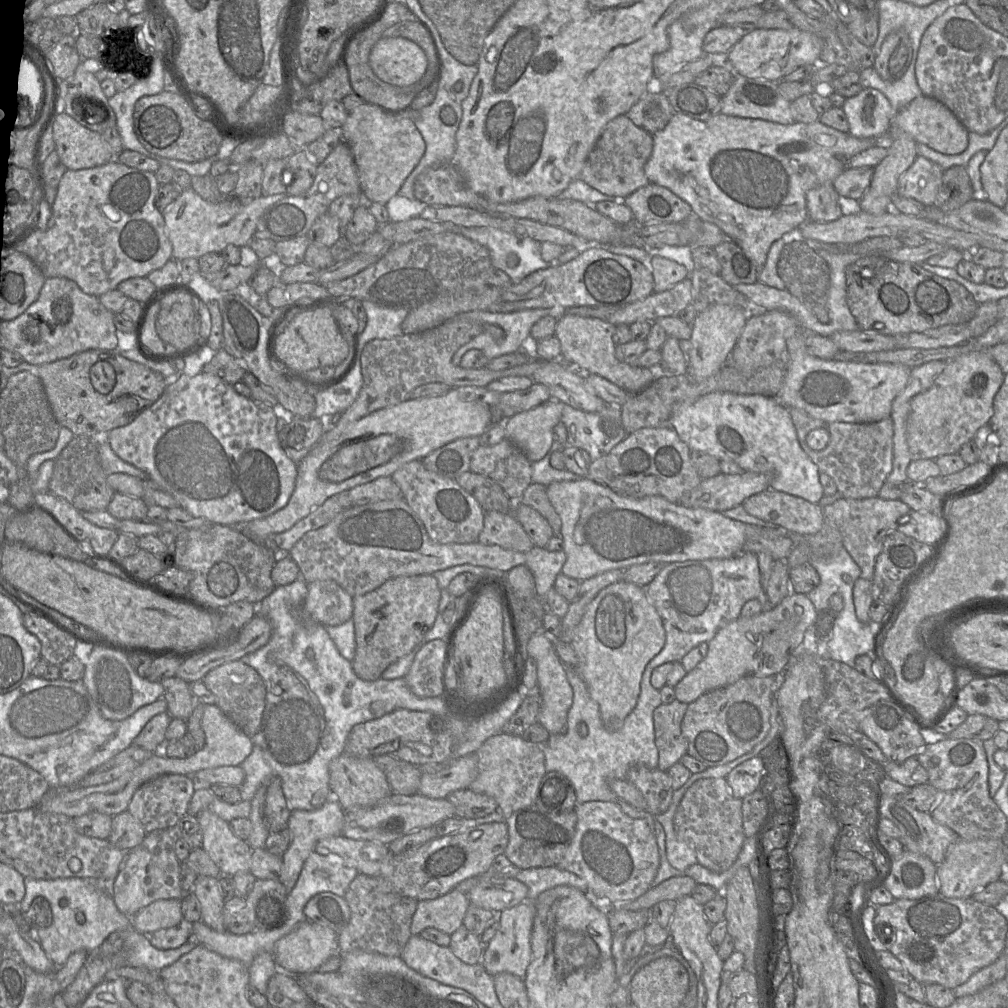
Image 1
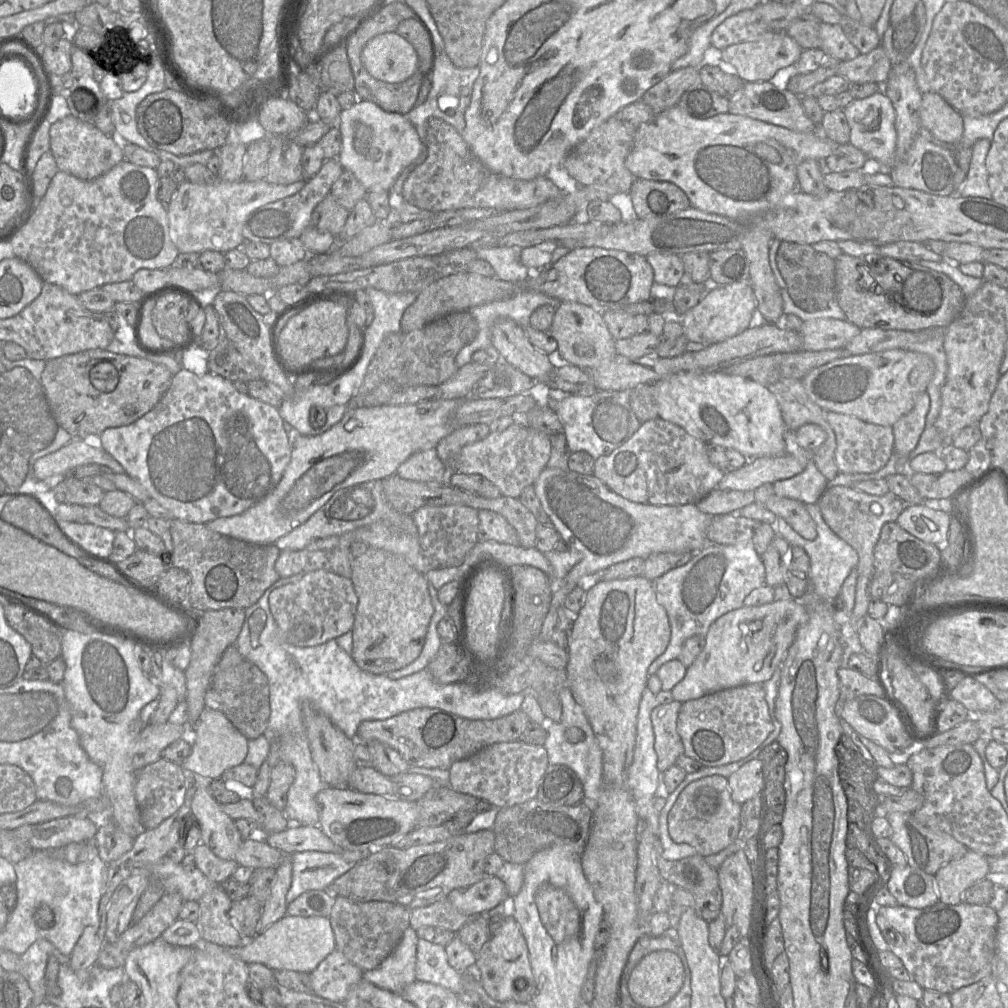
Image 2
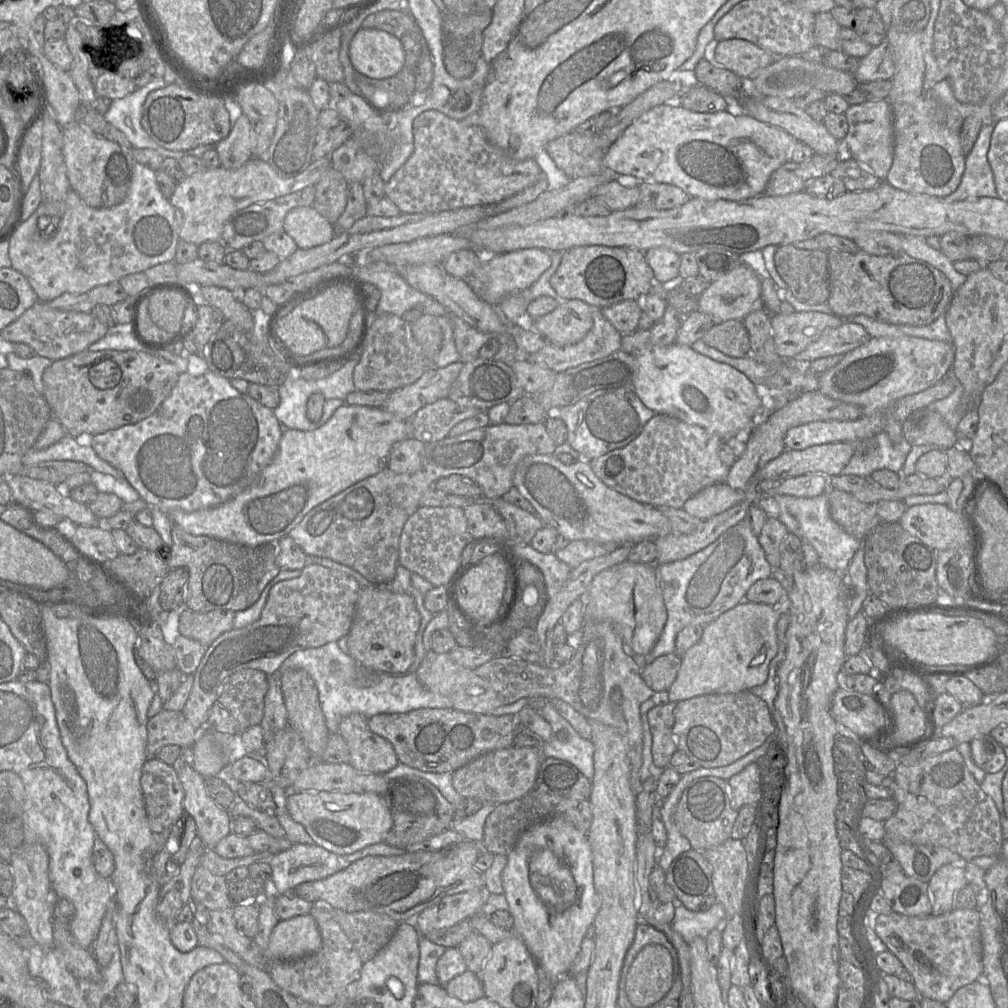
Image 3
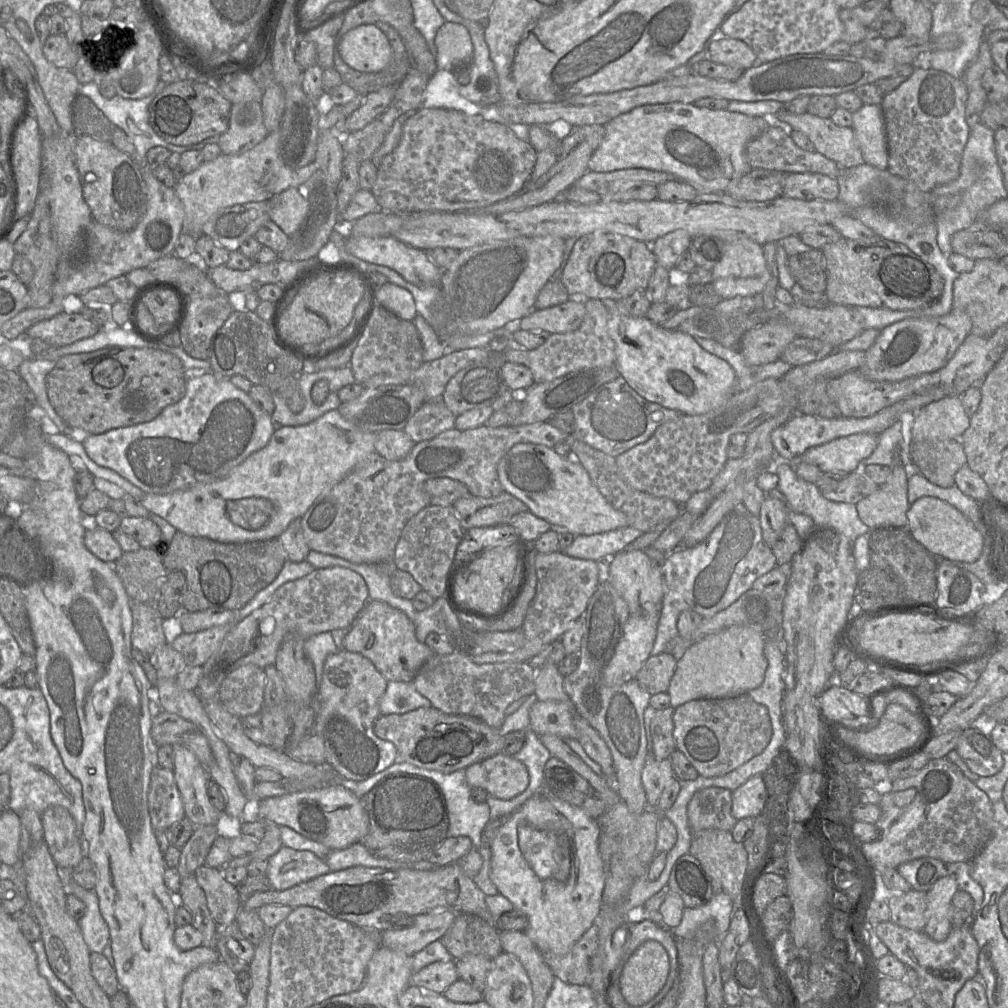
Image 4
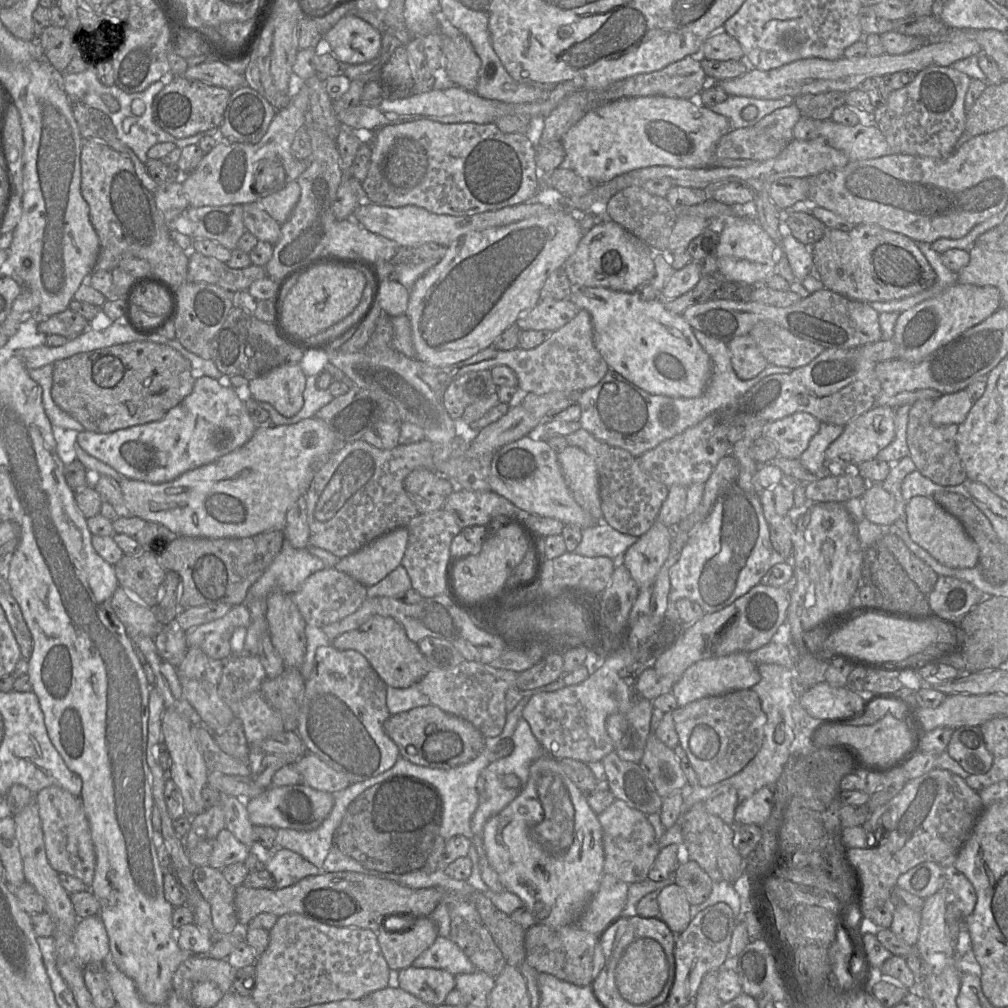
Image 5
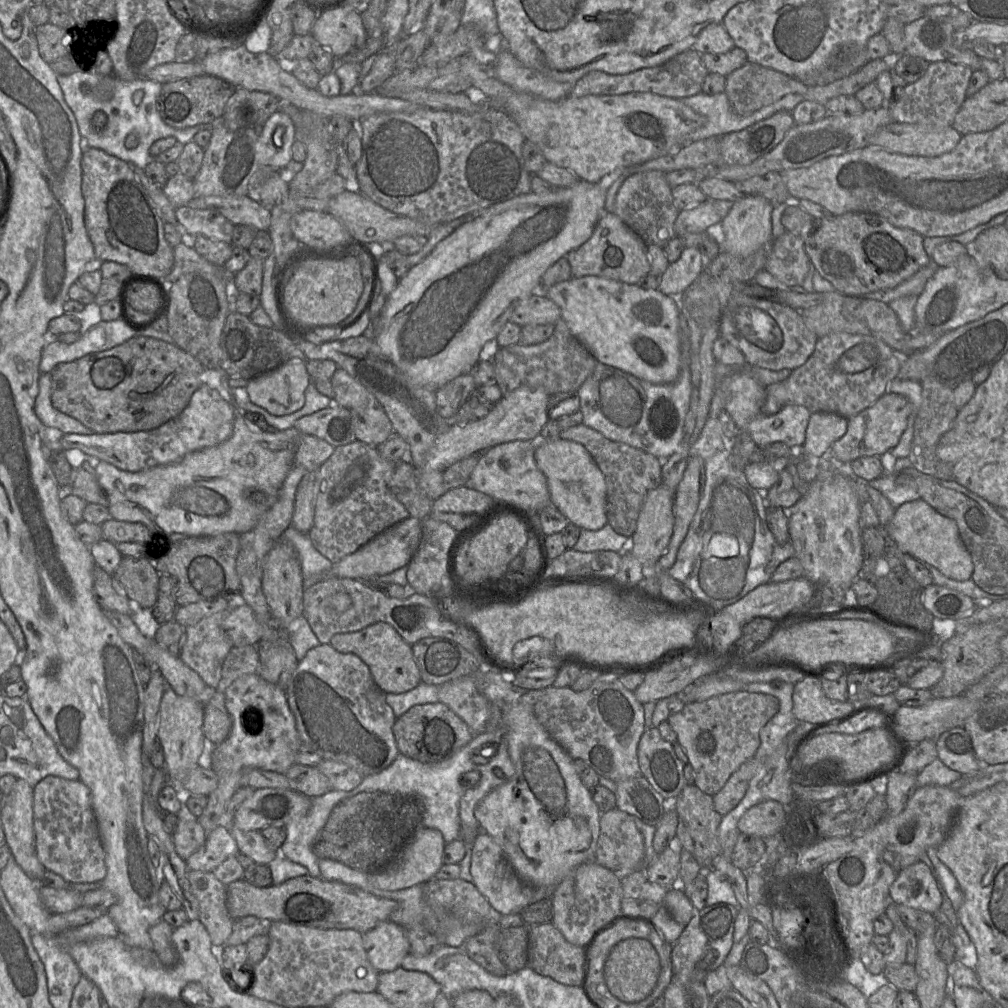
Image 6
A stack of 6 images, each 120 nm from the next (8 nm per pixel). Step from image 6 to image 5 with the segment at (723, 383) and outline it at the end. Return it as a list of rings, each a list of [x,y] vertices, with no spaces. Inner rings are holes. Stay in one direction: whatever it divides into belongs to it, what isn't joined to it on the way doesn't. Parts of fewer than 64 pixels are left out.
[[[796,412],[782,419],[765,423],[762,437],[772,439],[778,447],[778,454],[785,458],[799,458],[807,449],[810,440],[818,432],[821,422],[806,412]]]

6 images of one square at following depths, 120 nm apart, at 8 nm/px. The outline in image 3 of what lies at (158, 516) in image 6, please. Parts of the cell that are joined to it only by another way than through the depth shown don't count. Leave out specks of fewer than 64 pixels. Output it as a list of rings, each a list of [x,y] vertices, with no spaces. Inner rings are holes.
[[[345,402],[321,427],[308,431],[289,429],[285,432],[271,463],[242,493],[216,507],[194,512],[173,511],[168,516],[173,524],[195,536],[209,536],[245,546],[278,542],[313,508],[355,483],[388,468],[392,446],[408,437],[411,437],[411,419],[401,419],[381,407],[352,406]]]

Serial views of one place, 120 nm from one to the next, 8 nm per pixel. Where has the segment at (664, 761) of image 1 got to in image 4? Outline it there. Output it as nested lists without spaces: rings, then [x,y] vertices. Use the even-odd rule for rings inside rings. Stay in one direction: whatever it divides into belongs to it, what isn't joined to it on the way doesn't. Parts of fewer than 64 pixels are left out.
[[[672,706],[657,710],[651,722],[651,734],[653,739],[652,754],[657,760],[669,759],[671,754],[676,750],[674,731],[675,708]]]

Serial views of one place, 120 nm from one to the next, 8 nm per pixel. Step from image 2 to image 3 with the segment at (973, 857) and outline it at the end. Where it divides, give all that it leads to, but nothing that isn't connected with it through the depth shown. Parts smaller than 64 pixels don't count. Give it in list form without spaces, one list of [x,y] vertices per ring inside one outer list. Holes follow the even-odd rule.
[[[947,864],[935,872],[928,882],[931,897],[931,915],[938,916],[953,909],[957,891],[968,884],[963,864]]]

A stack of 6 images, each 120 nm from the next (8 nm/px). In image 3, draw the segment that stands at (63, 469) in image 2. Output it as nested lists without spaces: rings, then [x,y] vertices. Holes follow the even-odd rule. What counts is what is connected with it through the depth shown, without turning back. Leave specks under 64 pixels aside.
[[[66,435],[55,444],[38,450],[31,448],[23,457],[24,466],[31,466],[45,461],[75,461],[90,466],[94,471],[106,473],[115,478],[125,477],[121,471],[102,460],[90,446],[81,446],[76,439]]]

